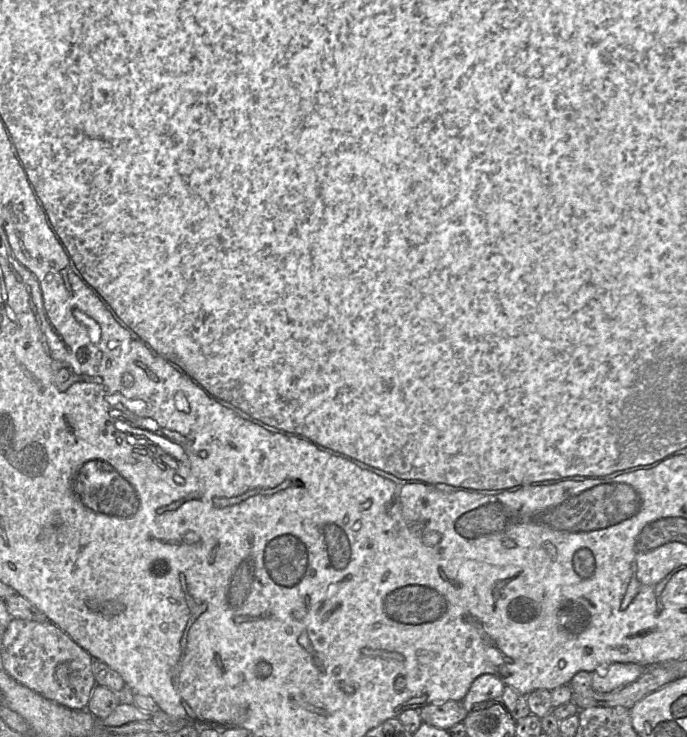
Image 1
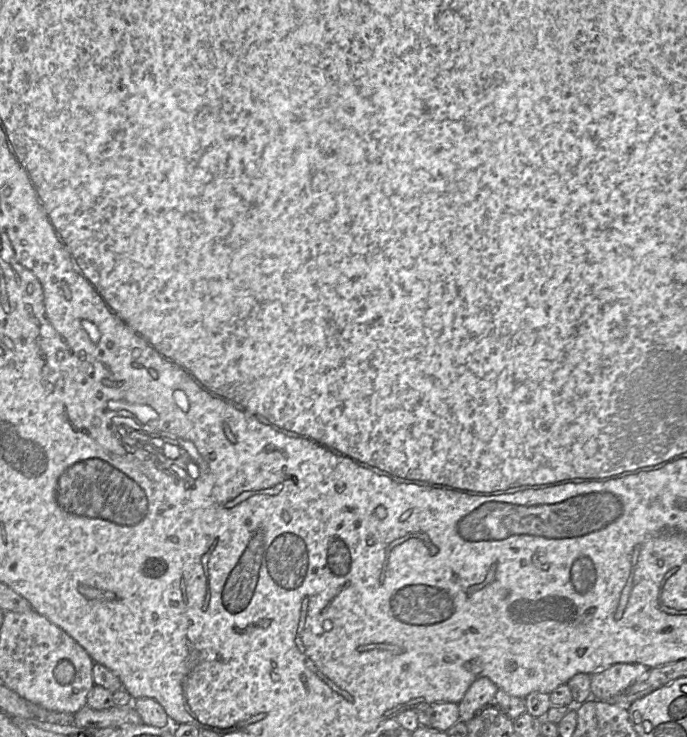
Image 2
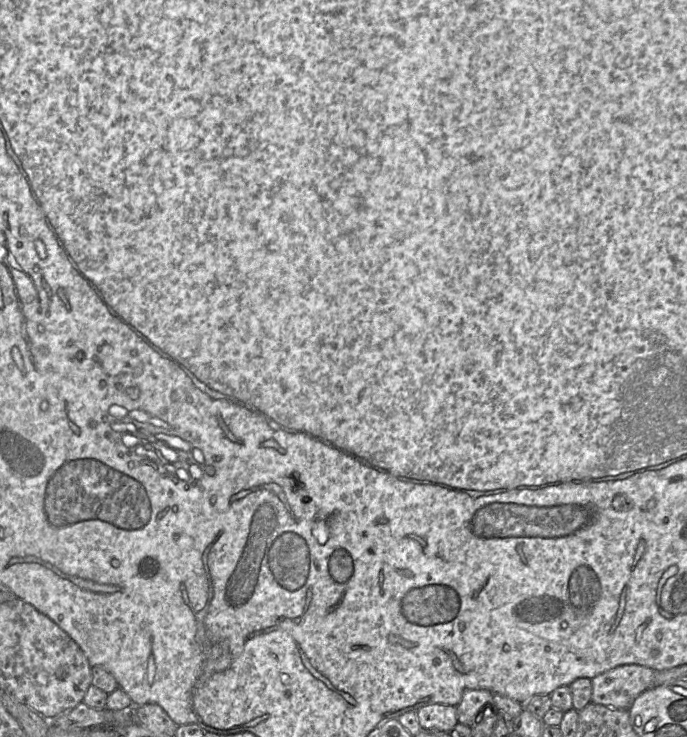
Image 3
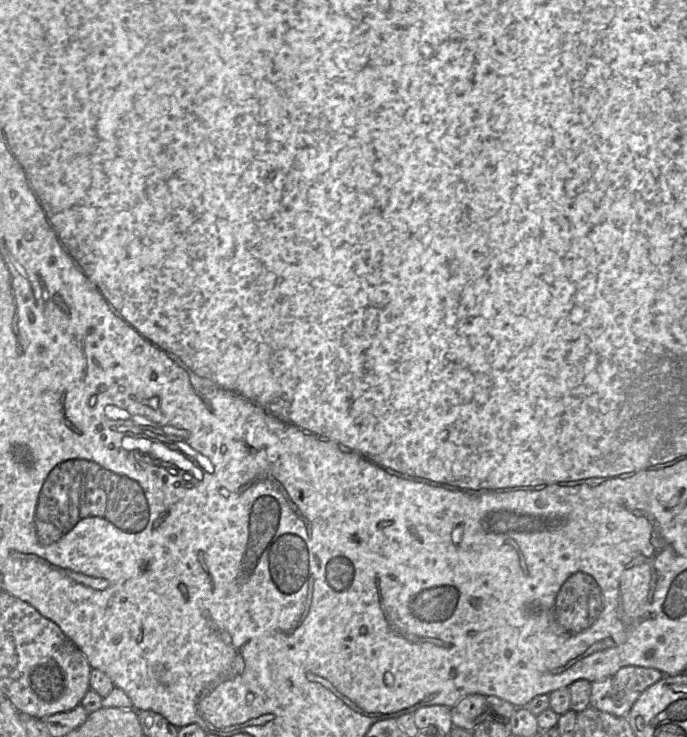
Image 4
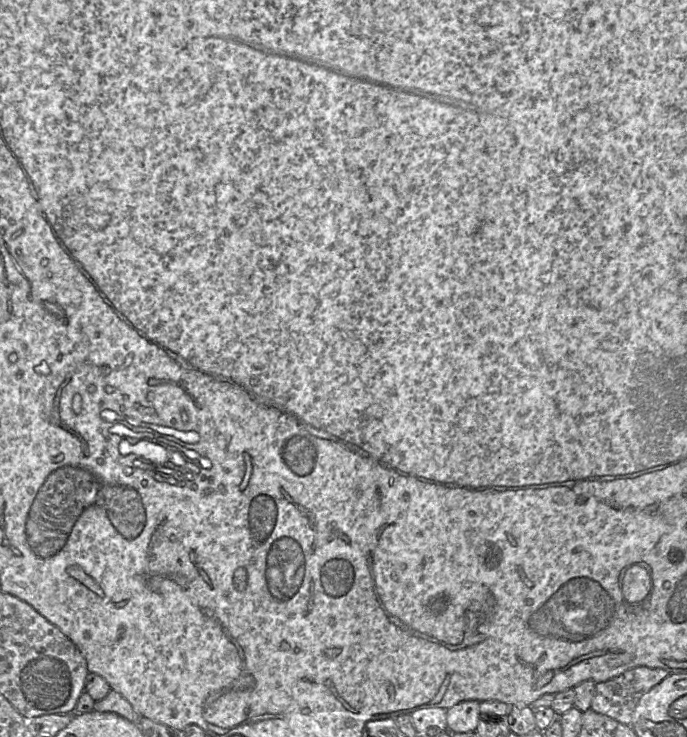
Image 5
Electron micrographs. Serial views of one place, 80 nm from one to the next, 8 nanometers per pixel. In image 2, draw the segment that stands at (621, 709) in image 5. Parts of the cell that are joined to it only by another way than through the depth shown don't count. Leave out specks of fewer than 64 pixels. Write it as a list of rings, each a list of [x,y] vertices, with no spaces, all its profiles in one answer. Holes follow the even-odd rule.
[[[616,663],[591,676],[591,698],[608,701],[623,693],[650,670],[643,664]]]

